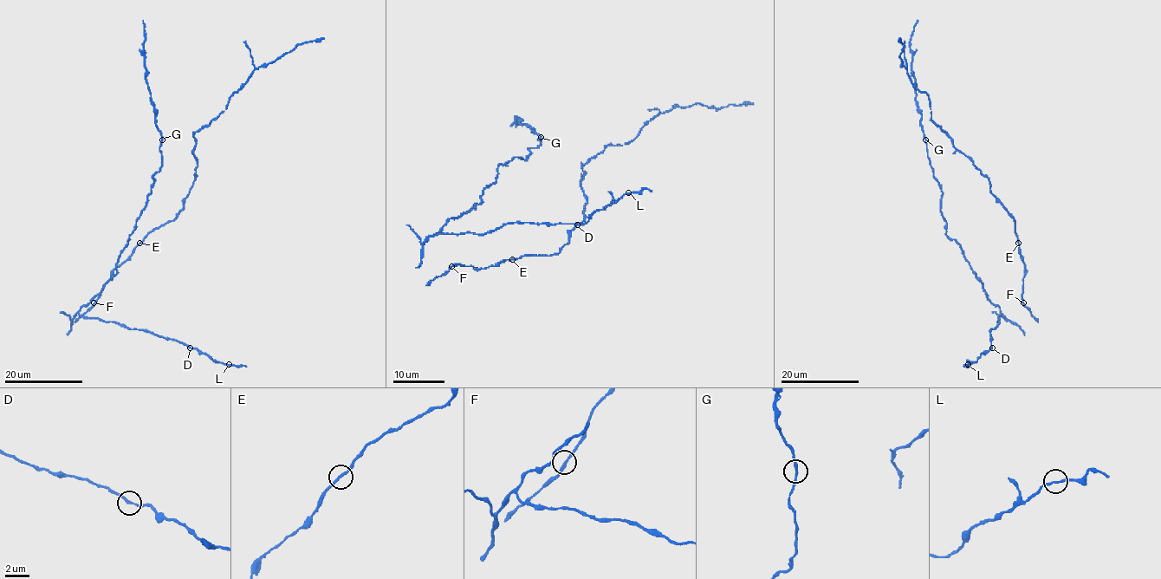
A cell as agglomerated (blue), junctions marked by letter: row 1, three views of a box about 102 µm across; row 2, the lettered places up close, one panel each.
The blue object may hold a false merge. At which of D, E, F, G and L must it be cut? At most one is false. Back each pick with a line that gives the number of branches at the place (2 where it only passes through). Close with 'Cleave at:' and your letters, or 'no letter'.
Cleave at: no letter

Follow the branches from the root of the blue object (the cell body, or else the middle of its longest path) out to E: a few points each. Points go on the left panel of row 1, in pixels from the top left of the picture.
E: (95, 303), (111, 273), (139, 243)

